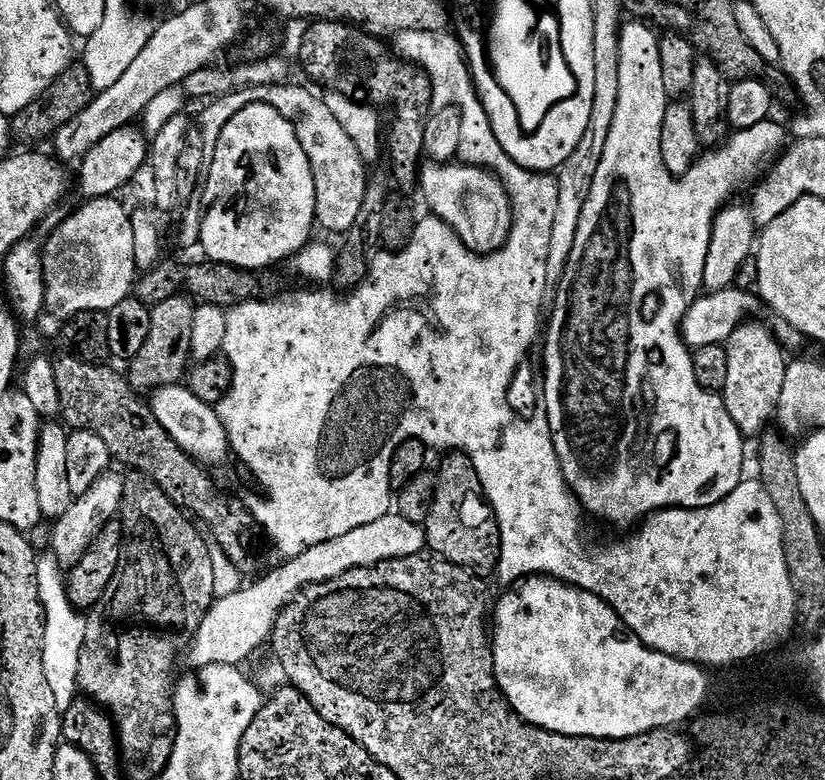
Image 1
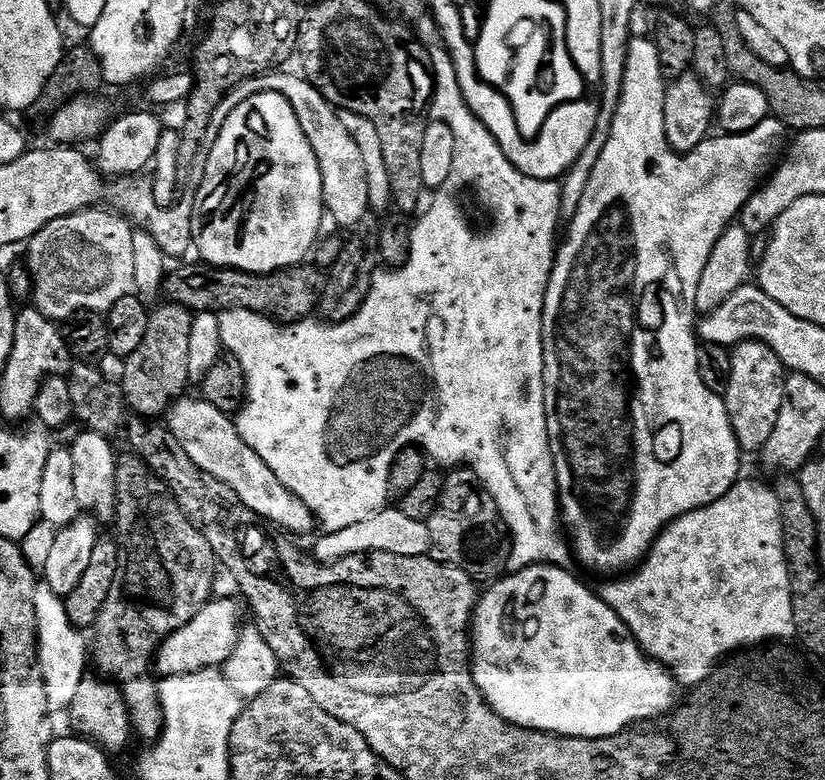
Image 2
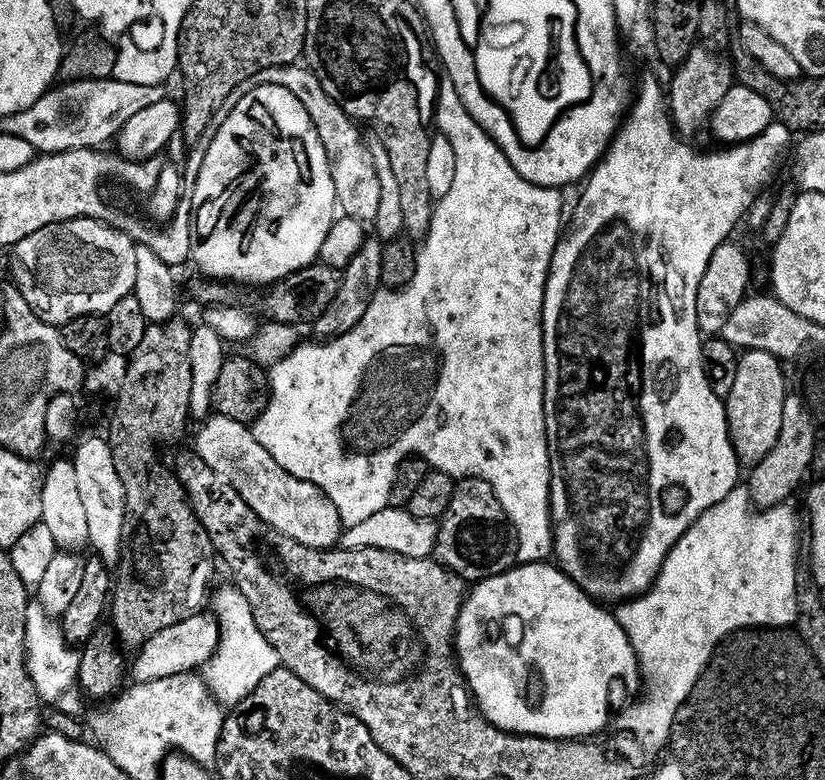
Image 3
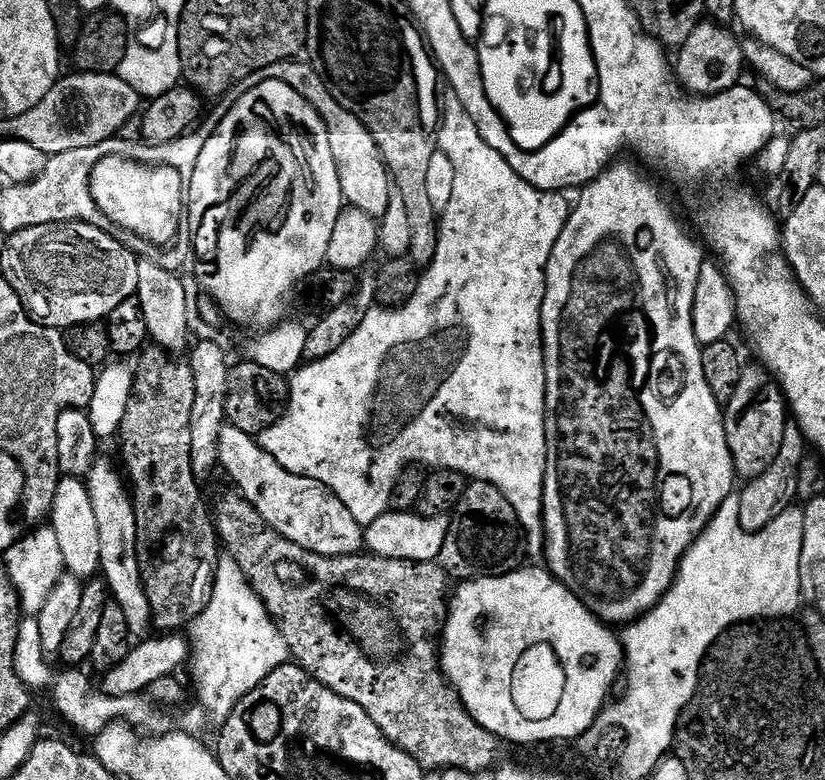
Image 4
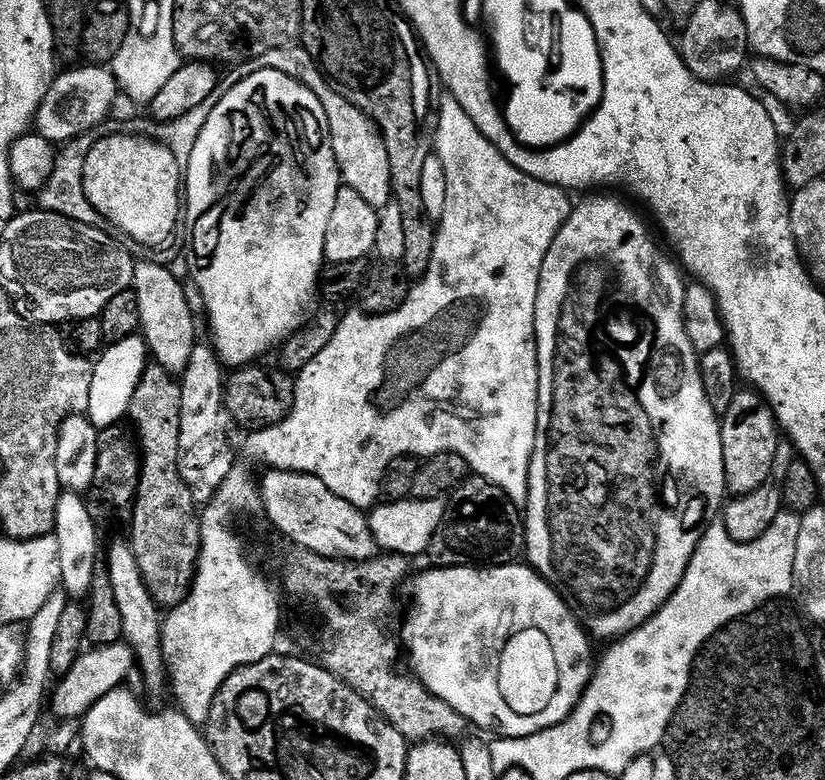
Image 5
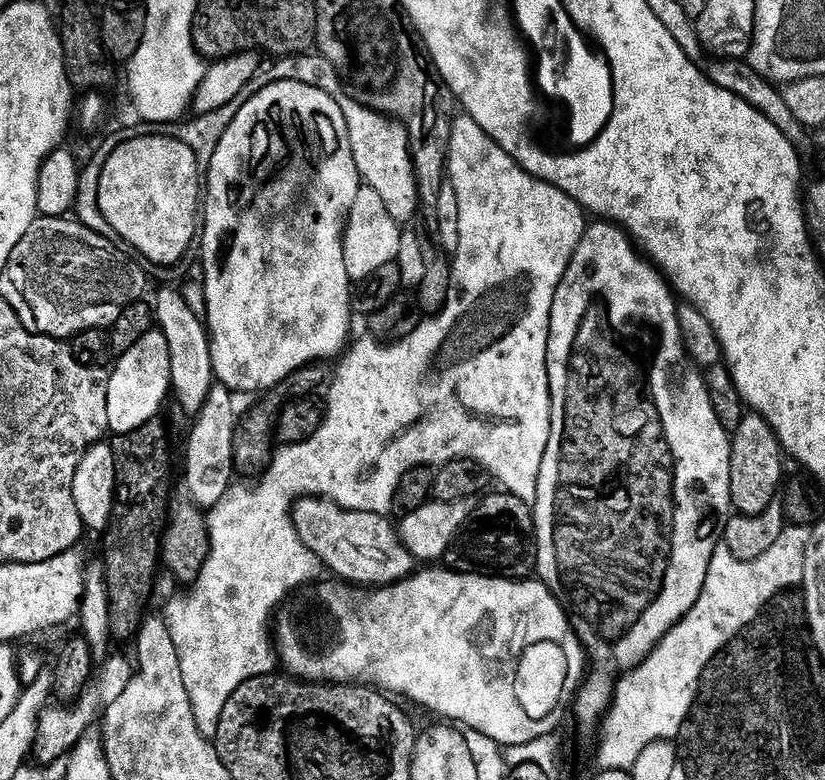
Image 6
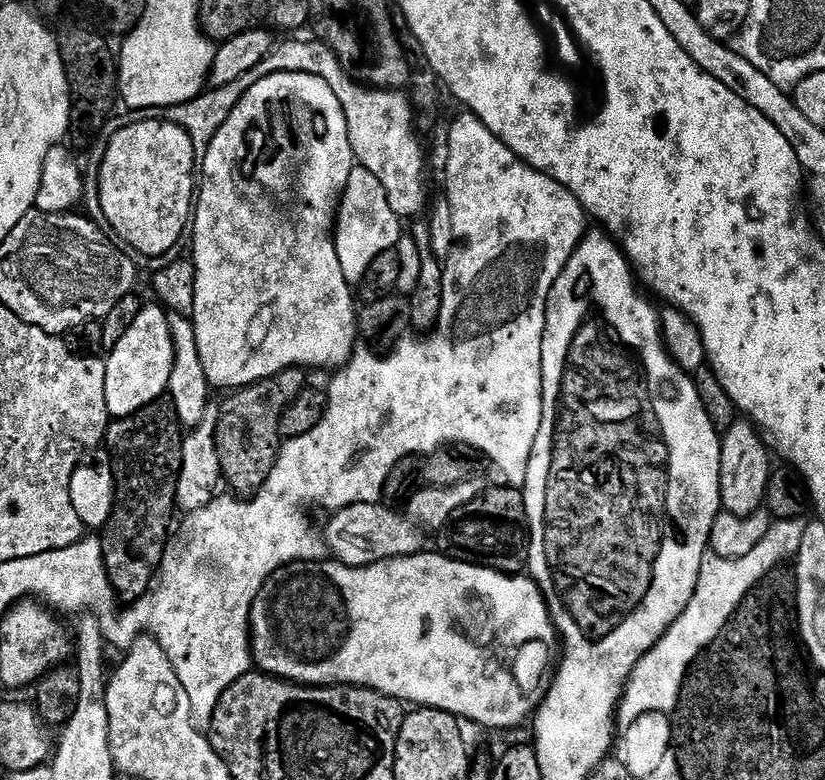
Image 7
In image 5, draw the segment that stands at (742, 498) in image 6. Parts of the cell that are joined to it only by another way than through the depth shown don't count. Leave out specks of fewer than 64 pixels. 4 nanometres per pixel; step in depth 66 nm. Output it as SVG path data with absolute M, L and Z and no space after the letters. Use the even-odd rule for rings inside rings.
M755 390L737 391L728 401L728 408L720 420L724 447L724 479L736 494L745 494L765 487L776 460L776 447L782 441L782 432L776 422L776 413Z

